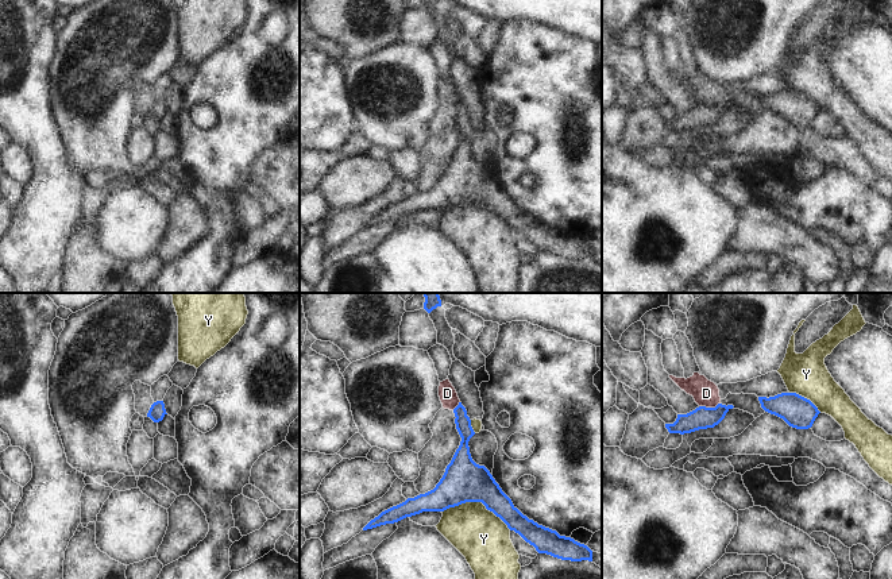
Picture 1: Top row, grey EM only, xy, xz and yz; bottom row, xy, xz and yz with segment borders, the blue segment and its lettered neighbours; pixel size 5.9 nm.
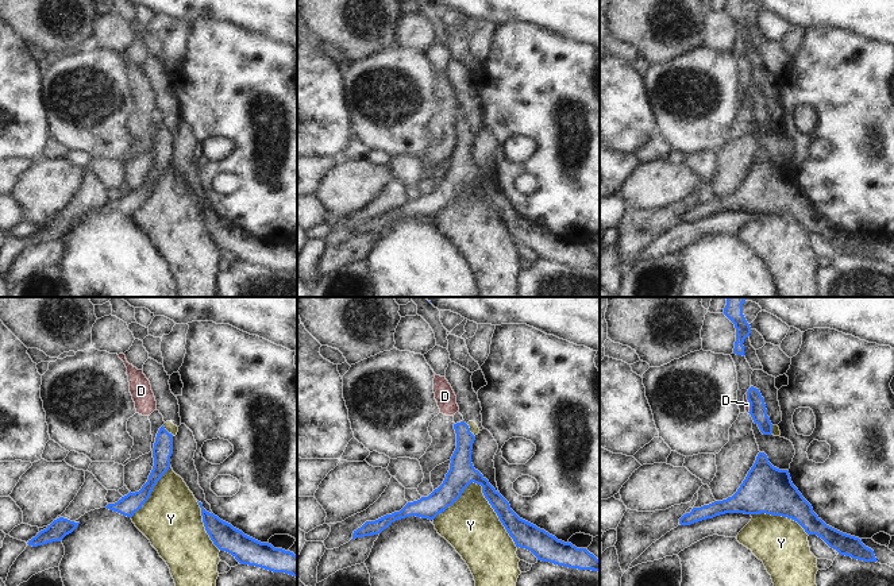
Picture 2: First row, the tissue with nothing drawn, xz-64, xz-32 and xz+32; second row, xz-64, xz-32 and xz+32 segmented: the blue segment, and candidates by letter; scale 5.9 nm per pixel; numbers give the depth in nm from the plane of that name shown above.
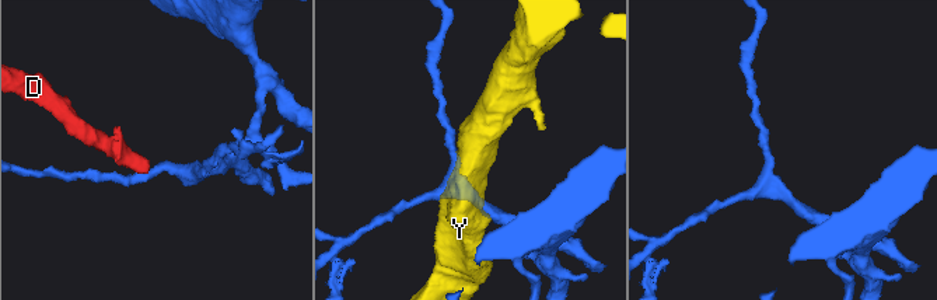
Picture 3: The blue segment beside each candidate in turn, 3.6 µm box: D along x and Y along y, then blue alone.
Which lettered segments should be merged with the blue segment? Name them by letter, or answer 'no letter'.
no letter

